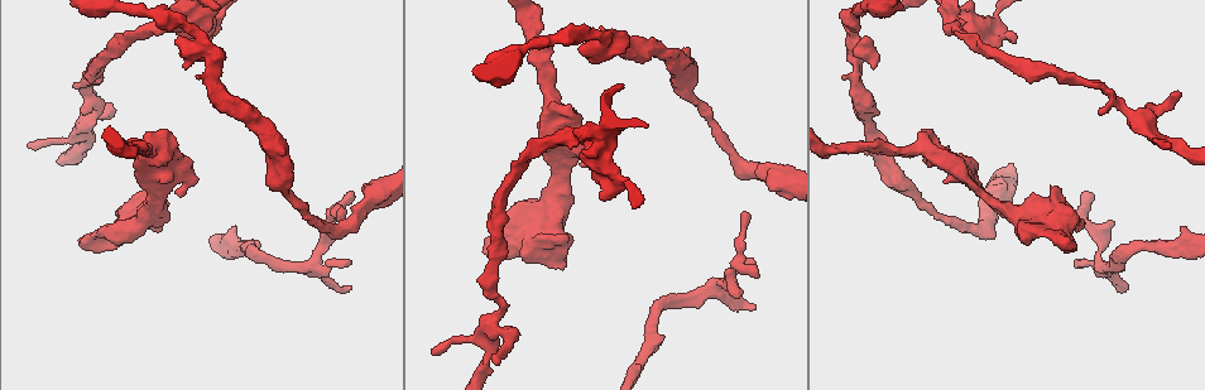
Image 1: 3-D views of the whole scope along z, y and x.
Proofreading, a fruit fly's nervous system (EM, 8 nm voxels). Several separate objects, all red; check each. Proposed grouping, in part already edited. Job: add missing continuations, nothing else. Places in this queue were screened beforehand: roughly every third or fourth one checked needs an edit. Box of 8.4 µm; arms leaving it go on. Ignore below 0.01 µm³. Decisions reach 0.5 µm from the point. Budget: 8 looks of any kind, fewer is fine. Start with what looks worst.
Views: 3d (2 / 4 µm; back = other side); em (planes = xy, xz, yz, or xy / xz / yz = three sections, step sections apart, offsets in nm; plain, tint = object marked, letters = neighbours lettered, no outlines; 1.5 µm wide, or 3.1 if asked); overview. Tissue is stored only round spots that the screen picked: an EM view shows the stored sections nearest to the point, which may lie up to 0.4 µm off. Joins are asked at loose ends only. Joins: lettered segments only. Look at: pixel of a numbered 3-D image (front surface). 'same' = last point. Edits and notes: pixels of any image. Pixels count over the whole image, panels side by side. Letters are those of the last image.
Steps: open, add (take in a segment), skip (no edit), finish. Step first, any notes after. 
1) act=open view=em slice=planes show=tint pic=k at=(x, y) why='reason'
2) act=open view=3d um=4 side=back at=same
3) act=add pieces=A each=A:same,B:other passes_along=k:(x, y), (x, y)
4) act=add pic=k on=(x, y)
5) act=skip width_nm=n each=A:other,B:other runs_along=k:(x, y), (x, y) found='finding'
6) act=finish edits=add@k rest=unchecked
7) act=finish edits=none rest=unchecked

act=open view=em slice=planes show=letters pic=1 at=(1094, 195) why='branch stops here'

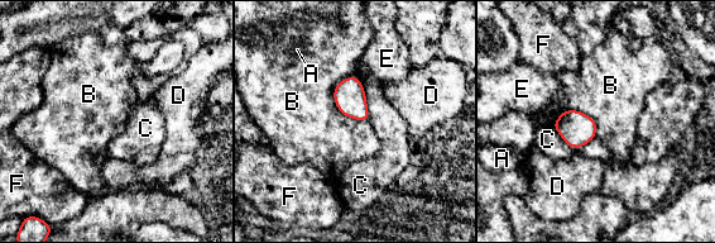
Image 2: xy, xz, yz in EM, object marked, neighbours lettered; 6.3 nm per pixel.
act=skip width_nm=200 longest_contact=B:320nm each=A:other,B:other,C:other,D:other,E:other,F:other found='no lettered segment goes on from it'

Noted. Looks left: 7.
act=open view=em slice=planes show=letters pic=1 at=(160, 231) why='an open end'

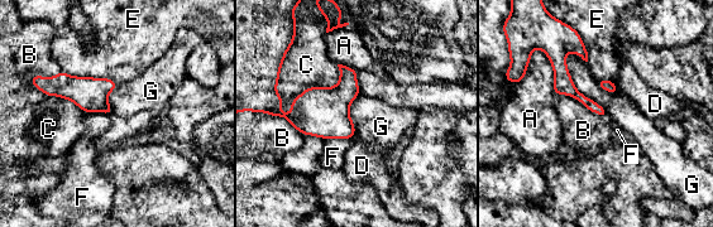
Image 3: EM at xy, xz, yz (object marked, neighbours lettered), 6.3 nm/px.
act=skip each=A:other,B:other,C:other,D:other,E:other,F:other,G:other found='none of them fits'

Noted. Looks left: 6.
act=open view=em slice=planes show=letters pic=1 at=(497, 365)

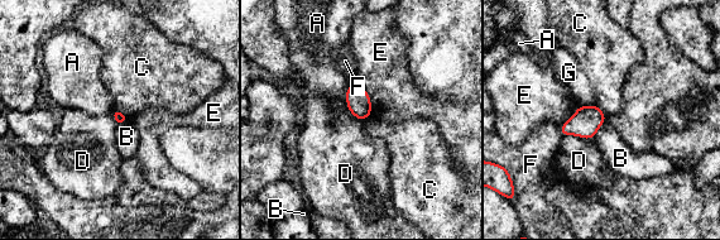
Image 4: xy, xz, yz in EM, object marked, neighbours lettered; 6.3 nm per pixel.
act=skip each=A:other,B:other,C:other,D:other,E:other,F:other,G:other border=4:(564, 135), (579, 135), (591, 139) found='no lettered segment goes on from it'

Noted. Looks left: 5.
act=finish edits=none rest=unchecked

